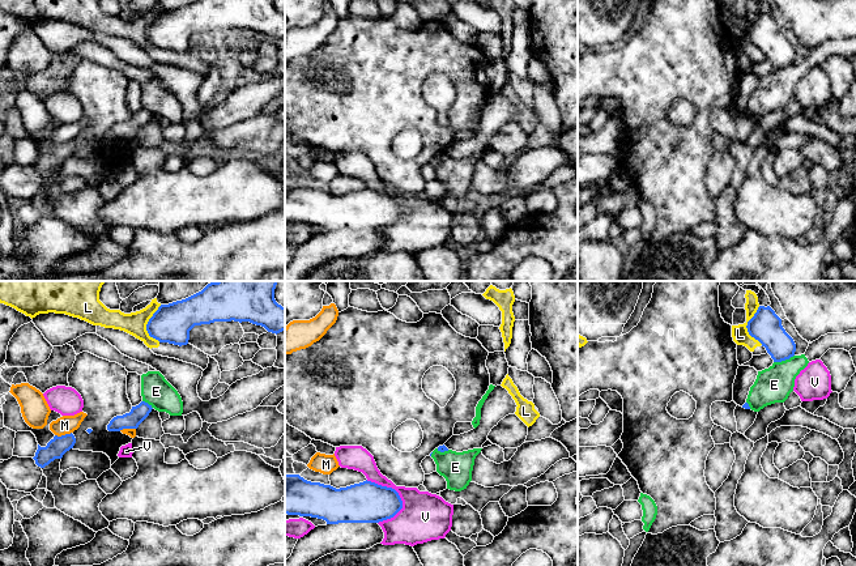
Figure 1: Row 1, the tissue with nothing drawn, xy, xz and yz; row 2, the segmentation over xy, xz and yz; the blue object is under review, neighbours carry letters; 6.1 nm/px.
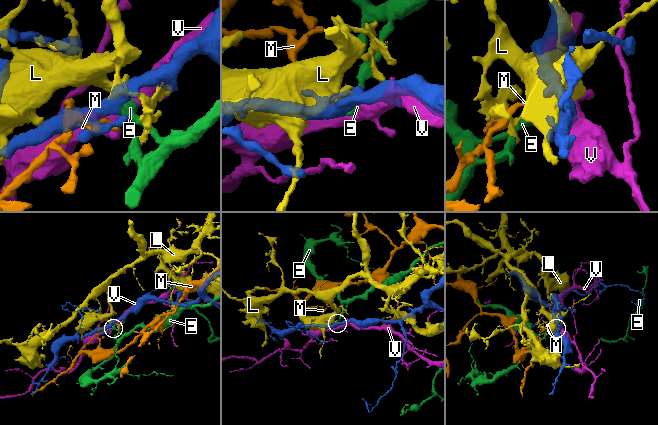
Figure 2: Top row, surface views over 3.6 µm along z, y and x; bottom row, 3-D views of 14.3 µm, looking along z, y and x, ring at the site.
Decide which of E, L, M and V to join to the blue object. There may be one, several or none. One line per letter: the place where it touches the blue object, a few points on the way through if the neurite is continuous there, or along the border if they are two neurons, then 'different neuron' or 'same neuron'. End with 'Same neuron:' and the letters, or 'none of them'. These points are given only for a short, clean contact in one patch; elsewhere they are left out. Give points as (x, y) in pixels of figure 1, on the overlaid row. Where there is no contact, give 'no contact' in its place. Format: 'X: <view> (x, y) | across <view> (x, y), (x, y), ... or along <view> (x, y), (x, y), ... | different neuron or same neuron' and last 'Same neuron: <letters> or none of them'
E: yz (783, 360) | different neuron
L: xy (147, 324) | different neuron
M: xy (63, 435) | different neuron
V: xz (395, 490) | different neuron
Same neuron: none of them

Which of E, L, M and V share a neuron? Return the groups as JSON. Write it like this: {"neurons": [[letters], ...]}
{"neurons": [["E"], ["L"], ["M"], ["V"]]}

